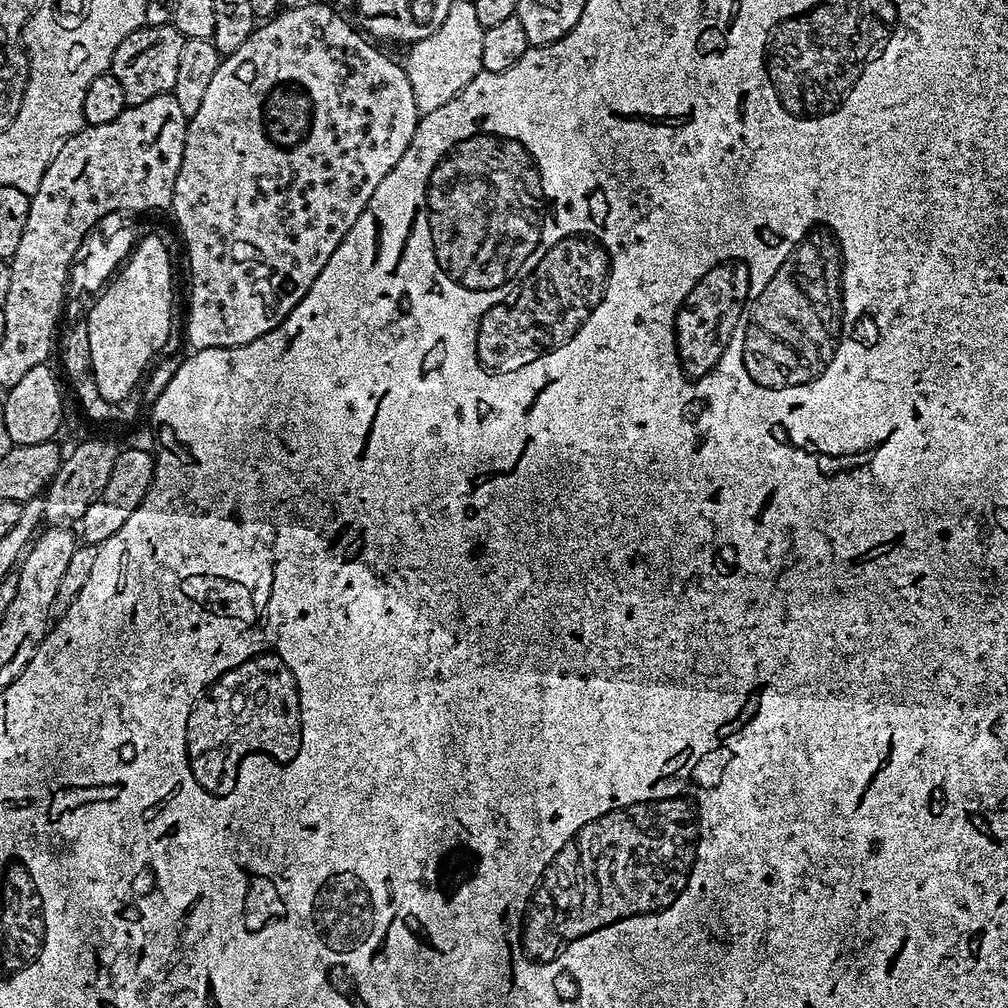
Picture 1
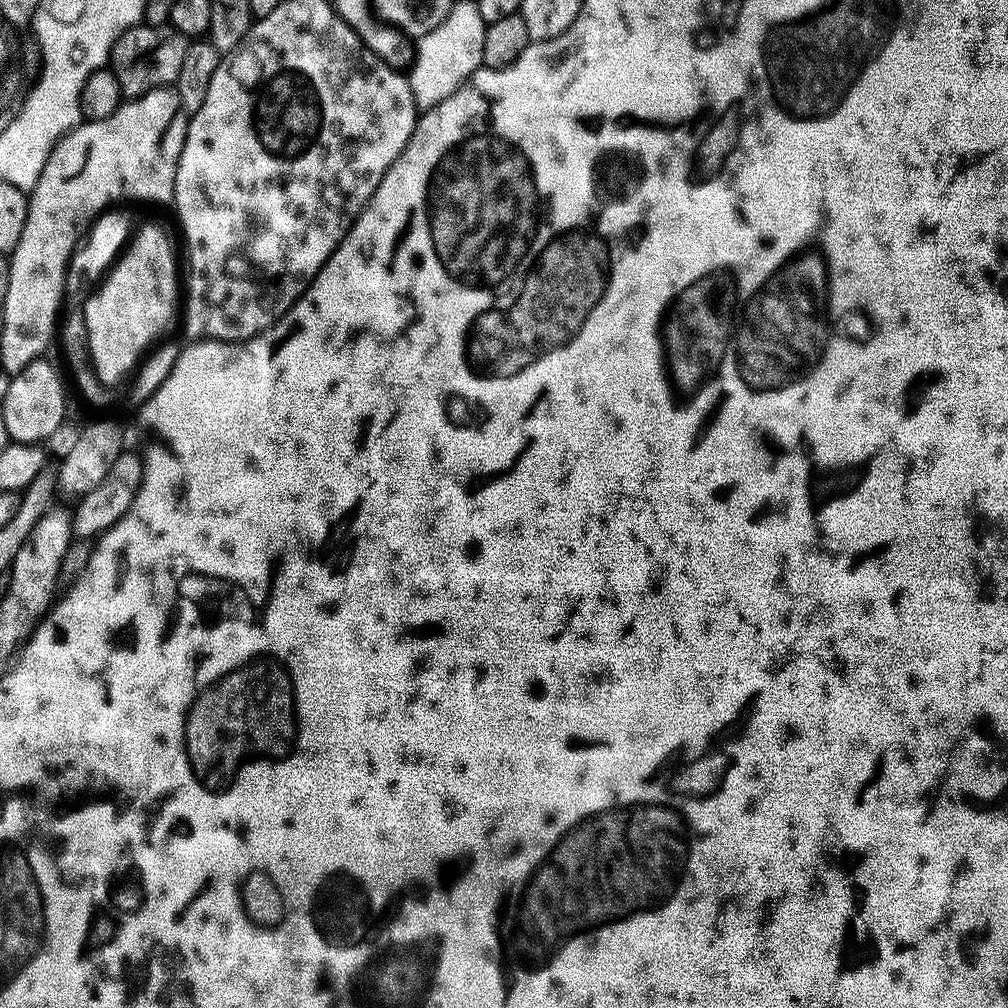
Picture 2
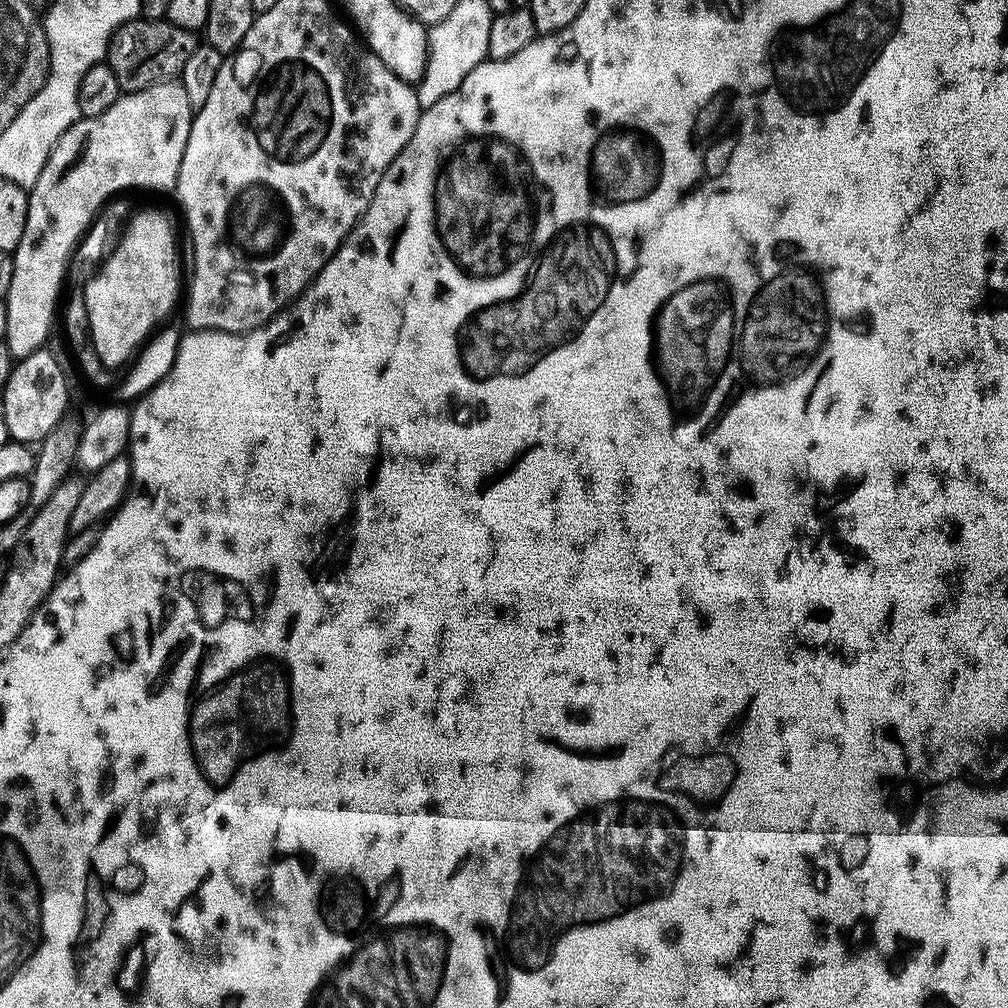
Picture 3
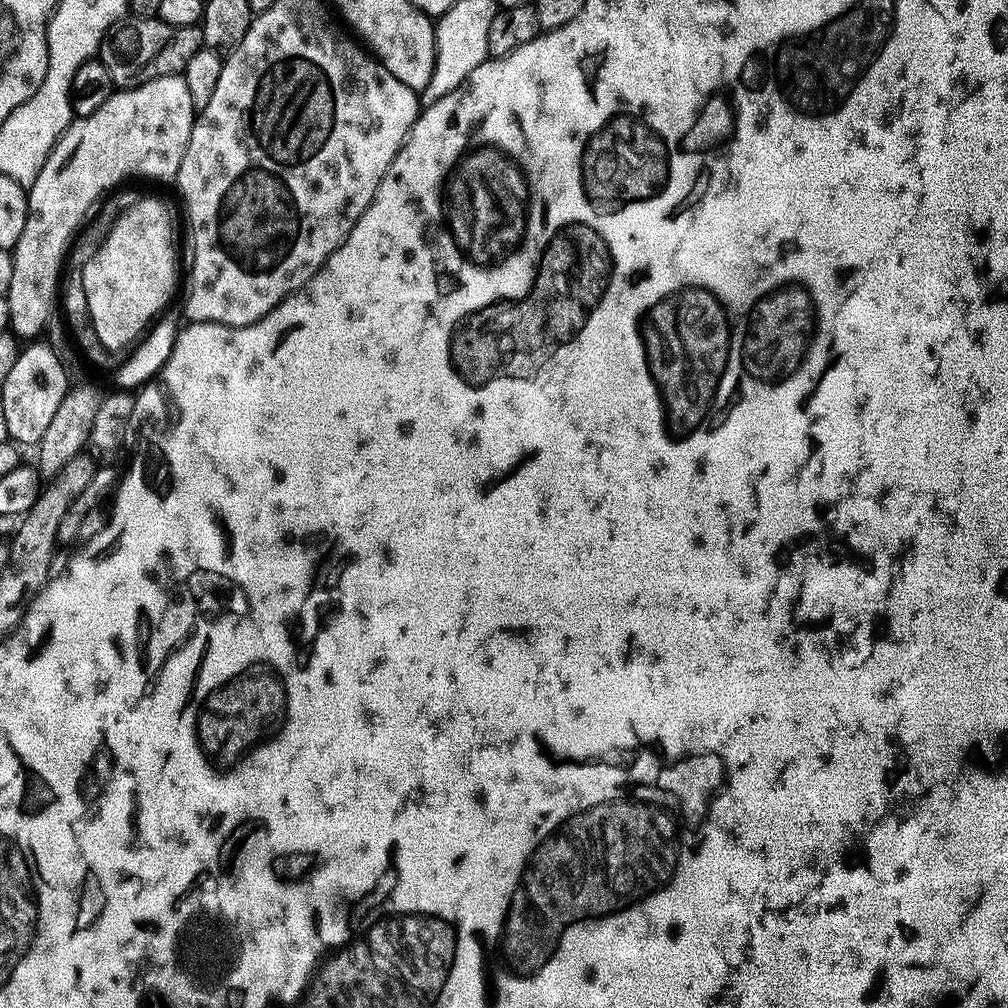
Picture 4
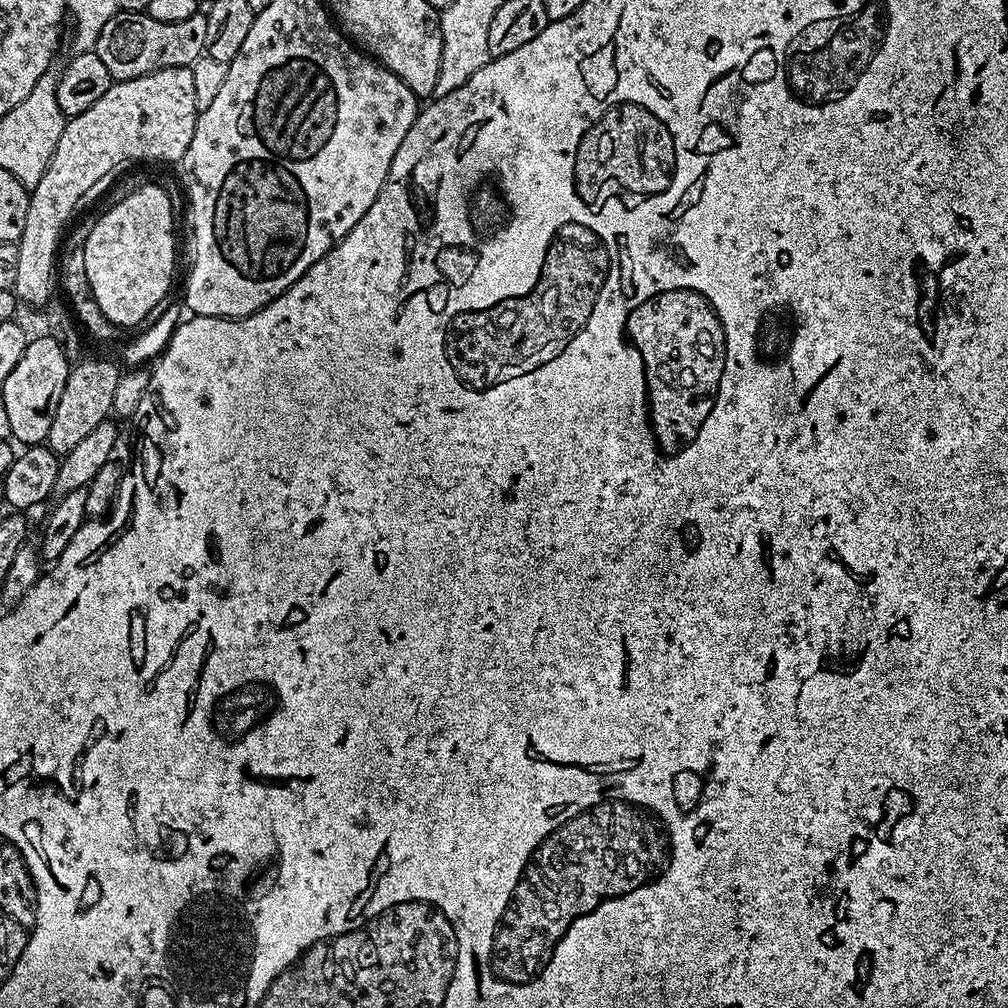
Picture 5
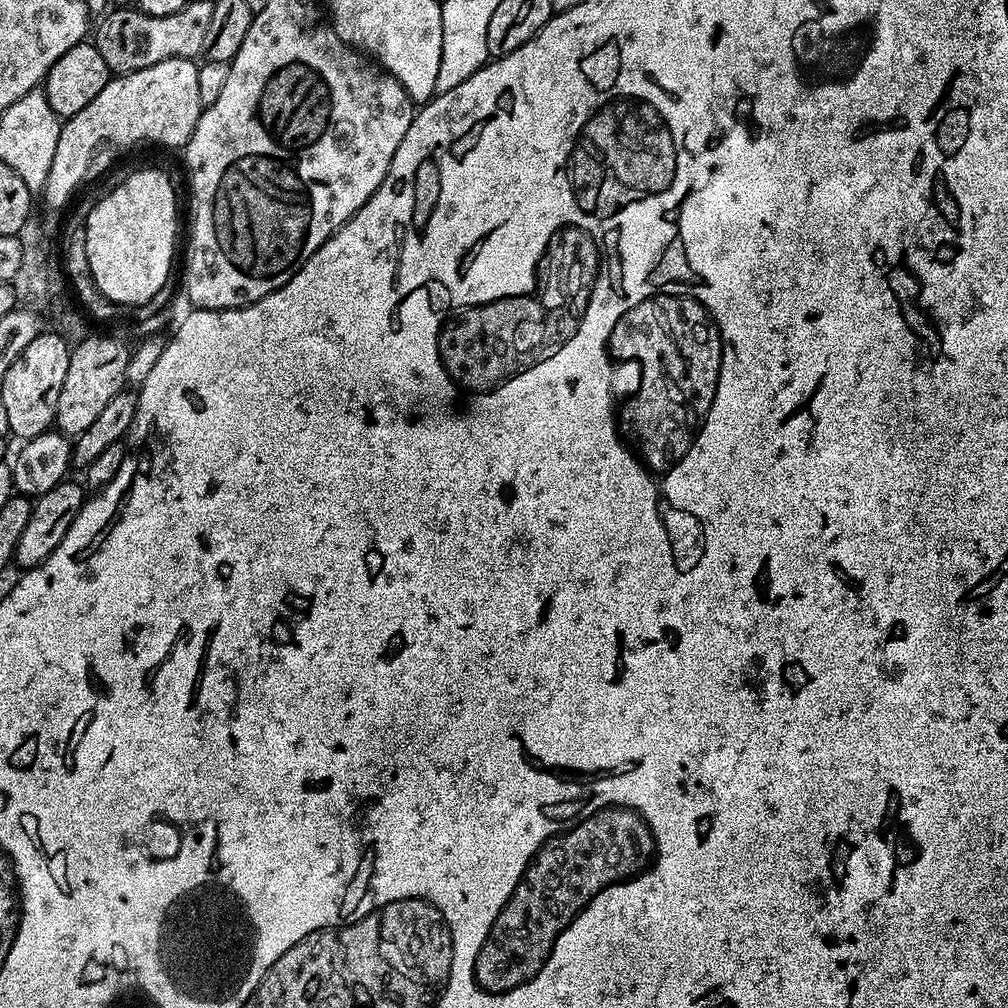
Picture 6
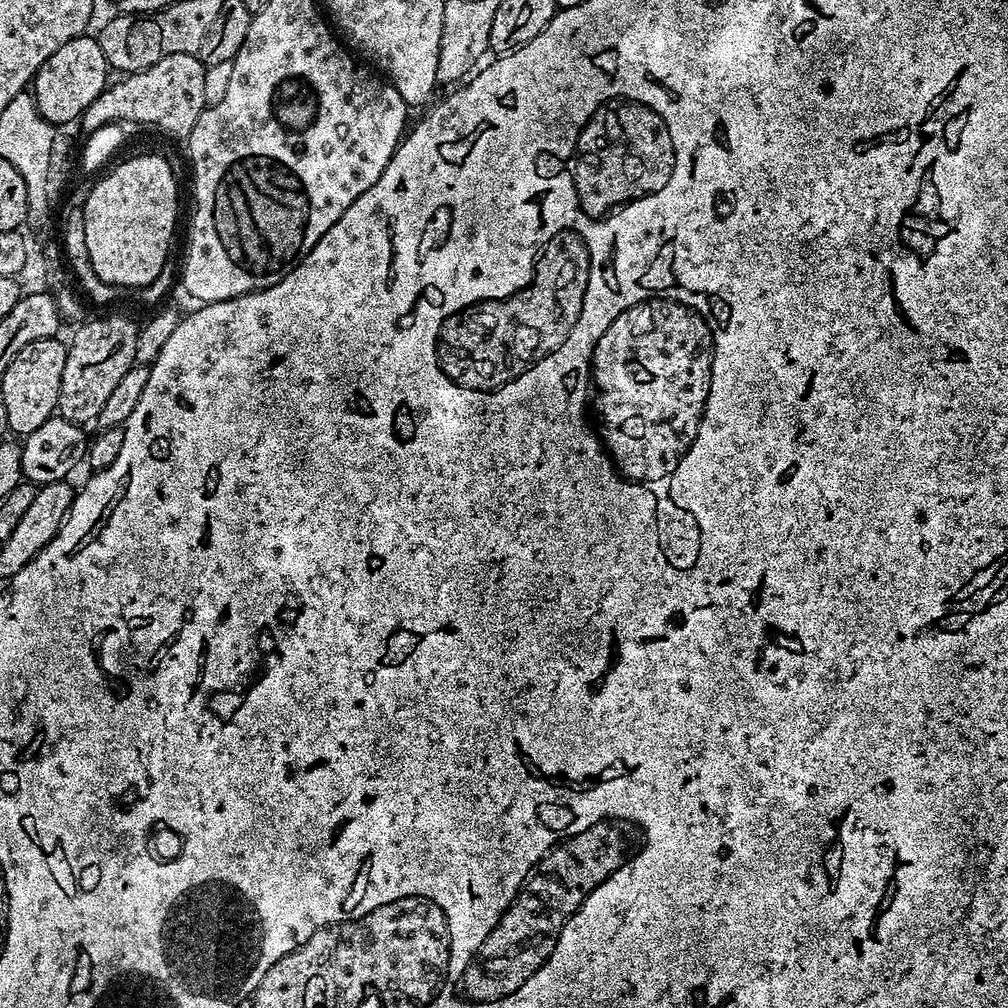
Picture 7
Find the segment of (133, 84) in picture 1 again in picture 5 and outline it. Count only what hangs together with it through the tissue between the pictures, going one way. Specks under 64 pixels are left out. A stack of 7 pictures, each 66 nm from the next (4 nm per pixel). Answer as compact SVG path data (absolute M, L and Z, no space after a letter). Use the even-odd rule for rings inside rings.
M117 11L115 16L102 26L94 51L102 58L113 81L133 80L156 72L160 68L186 68L199 56L205 55L206 15L196 11L183 22L158 22L158 18L143 12Z

